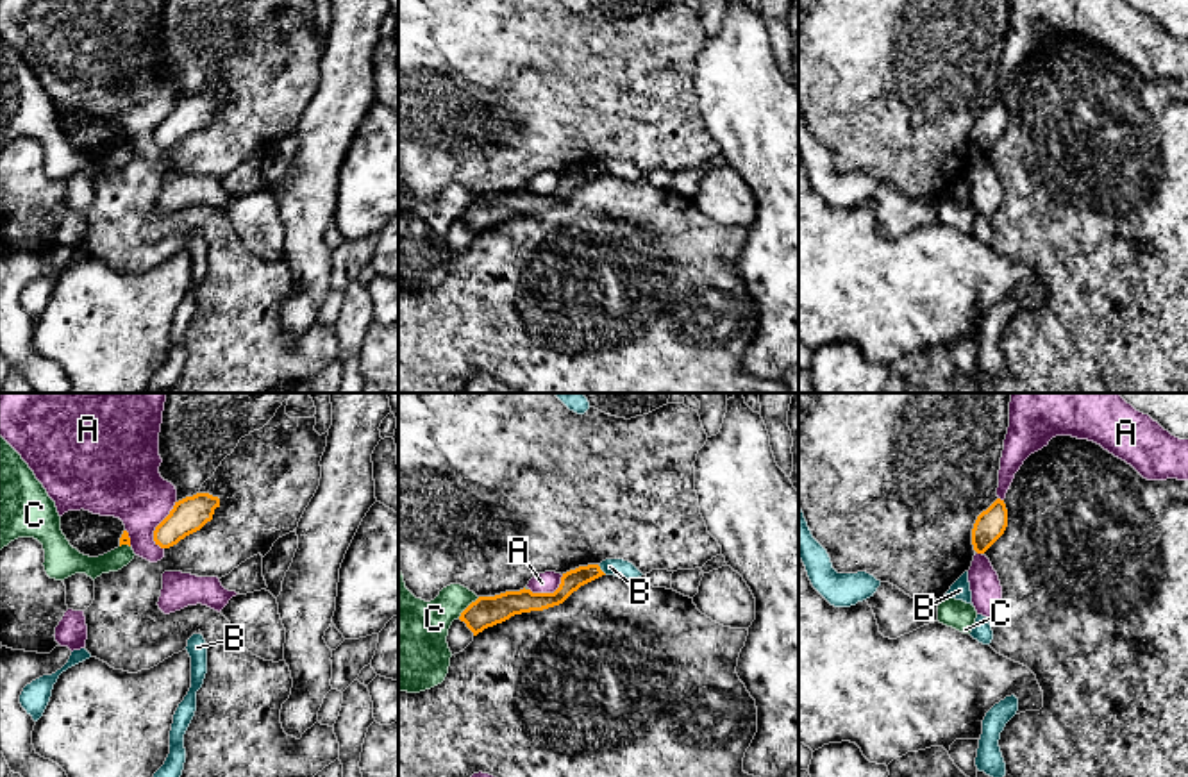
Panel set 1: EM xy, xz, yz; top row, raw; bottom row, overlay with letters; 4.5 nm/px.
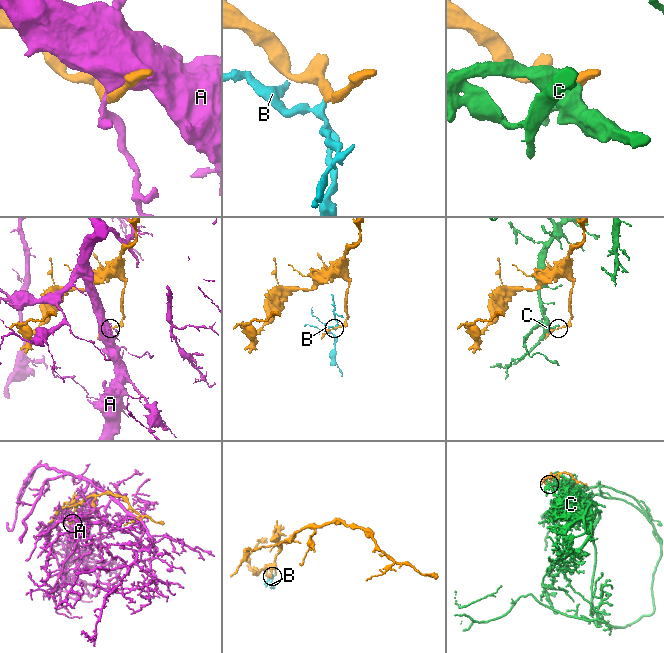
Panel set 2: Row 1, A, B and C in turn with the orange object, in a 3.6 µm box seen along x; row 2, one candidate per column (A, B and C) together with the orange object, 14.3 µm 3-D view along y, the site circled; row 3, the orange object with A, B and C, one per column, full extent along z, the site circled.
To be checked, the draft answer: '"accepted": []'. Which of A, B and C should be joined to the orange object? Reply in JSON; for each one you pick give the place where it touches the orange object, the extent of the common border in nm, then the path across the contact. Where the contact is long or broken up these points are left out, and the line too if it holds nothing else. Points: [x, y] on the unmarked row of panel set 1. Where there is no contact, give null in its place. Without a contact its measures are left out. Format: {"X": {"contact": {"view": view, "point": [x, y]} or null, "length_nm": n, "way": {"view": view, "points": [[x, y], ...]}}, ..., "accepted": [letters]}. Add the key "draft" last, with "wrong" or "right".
{"accepted": [], "draft": "right"}

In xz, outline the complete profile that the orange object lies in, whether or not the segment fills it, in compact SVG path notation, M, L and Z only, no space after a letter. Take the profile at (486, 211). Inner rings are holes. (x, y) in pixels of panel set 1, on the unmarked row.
M598 164L579 166L563 173L554 193L532 193L531 189L506 191L495 196L479 196L459 216L477 236L488 227L502 223L515 214L543 211L563 204L581 186L606 175Z

